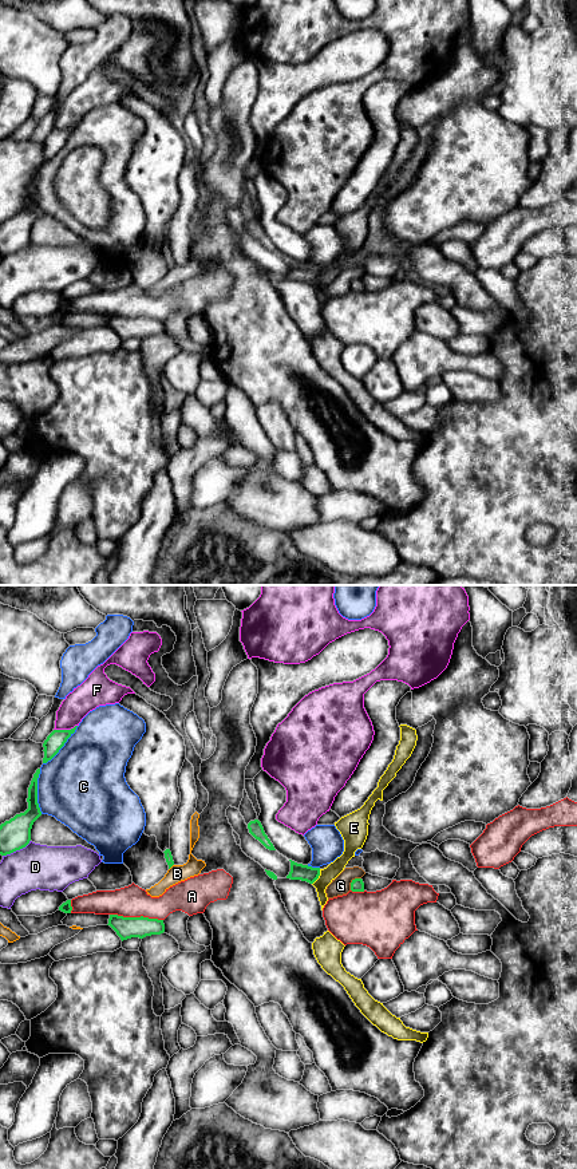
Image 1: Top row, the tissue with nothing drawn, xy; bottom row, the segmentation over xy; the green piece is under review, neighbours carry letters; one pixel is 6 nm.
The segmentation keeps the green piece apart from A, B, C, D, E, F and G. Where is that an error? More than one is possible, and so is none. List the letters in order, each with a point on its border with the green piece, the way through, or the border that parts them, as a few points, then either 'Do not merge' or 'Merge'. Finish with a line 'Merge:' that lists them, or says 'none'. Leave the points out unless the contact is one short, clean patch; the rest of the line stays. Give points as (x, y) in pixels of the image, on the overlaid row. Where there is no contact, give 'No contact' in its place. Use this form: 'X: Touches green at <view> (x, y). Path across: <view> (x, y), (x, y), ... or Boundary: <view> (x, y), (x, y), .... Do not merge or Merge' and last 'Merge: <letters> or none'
A: Touches green at xy (137, 917). Do not merge
B: Touches green at xy (172, 865). Do not merge
C: Touches green at xy (36, 792). Do not merge
D: Touches green at xy (16, 849). Do not merge
E: Touches green at xy (317, 877). Boundary: xy (320, 869), (319, 877), (312, 884). Do not merge
F: Touches green at xy (64, 730). Boundary: xy (76, 725), (70, 729), (54, 730). Do not merge
G: Touches green at xy (352, 881). Do not merge
Merge: none

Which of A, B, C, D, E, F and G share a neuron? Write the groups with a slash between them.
A / B / C / D / E / F / G

